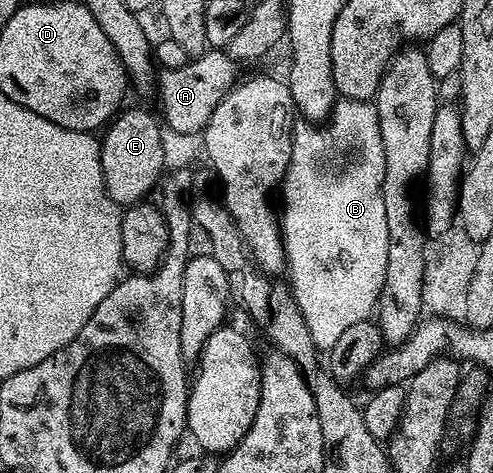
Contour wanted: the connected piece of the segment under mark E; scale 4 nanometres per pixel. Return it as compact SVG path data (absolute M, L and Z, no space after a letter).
M125 108L104 127L105 138L102 137L100 143L105 190L111 196L111 200L122 208L148 199L153 185L160 180L161 172L166 169L161 139L163 126L156 117L154 118L145 110Z

